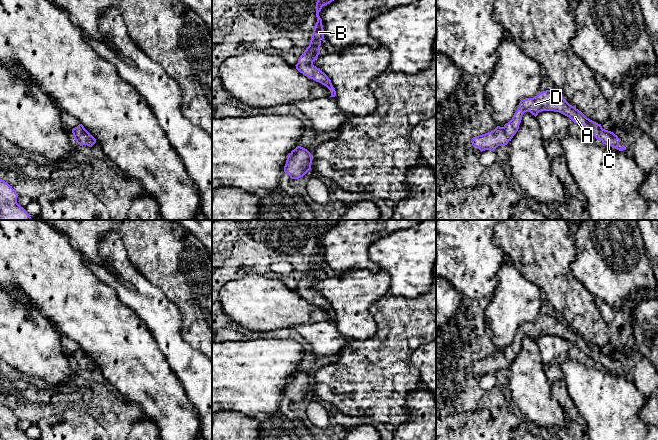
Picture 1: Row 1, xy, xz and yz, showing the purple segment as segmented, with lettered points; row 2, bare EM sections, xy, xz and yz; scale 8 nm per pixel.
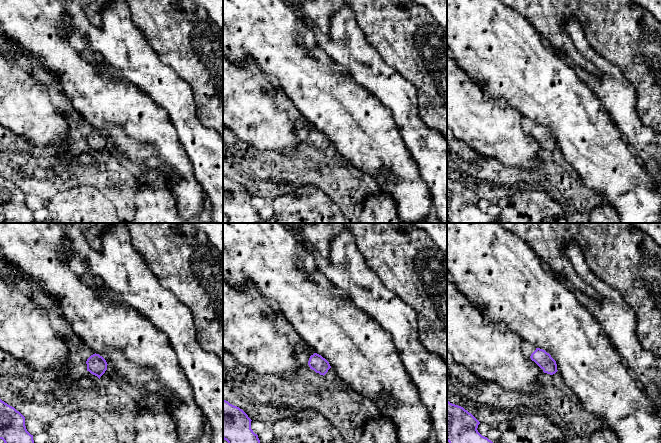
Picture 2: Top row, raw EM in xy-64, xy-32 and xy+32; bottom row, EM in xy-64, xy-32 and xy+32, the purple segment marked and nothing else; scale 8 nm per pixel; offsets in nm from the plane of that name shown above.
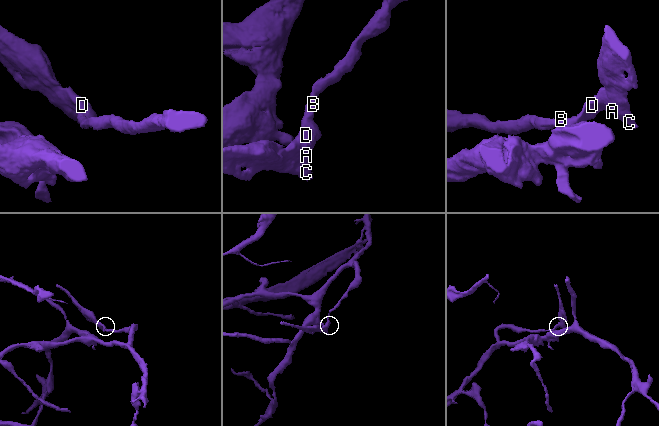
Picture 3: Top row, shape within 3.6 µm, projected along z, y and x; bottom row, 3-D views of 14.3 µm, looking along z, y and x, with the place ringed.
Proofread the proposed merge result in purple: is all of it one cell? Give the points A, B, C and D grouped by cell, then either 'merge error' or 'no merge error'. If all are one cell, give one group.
groups A B C D; no merge error

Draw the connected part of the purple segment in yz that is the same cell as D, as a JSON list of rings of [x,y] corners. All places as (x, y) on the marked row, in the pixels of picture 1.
[[[557,89],[542,91],[533,98],[521,100],[516,112],[508,123],[503,127],[497,126],[491,132],[473,137],[471,143],[481,152],[485,150],[494,151],[498,146],[505,146],[518,131],[525,112],[530,112],[536,117],[541,111],[559,112],[569,117],[574,123],[584,127],[596,139],[601,140],[603,144],[619,151],[626,150],[624,145],[621,148],[618,147],[620,139],[617,135],[603,129],[601,124],[590,120],[581,111],[570,105]]]

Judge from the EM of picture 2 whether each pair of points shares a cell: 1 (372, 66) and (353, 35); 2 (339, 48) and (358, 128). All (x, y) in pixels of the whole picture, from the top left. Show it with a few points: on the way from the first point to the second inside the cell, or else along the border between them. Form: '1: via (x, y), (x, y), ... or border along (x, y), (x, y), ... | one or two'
1: via (364, 58), (353, 47), (353, 43) | one
2: border along (326, 53), (360, 85) | two

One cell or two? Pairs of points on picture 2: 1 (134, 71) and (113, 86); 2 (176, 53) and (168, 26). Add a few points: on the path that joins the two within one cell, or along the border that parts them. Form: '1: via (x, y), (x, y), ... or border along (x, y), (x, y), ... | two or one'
1: border along (103, 68), (106, 74), (125, 78), (144, 92) | two
2: via (176, 46), (175, 33) | one

